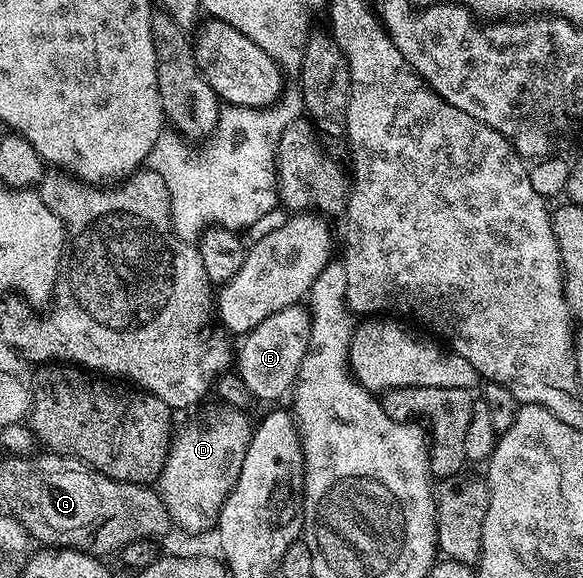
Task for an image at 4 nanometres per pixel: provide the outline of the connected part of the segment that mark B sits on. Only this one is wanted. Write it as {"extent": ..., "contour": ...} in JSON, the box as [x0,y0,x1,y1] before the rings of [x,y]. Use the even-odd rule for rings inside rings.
{"extent":[237,306,311,400],"contour":[[[306,306],[286,307],[261,321],[261,325],[242,336],[237,347],[237,374],[256,400],[279,399],[290,392],[301,369],[301,361],[311,340],[311,312]]]}

